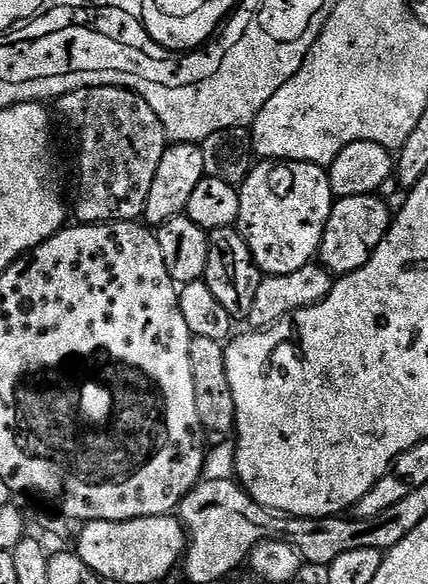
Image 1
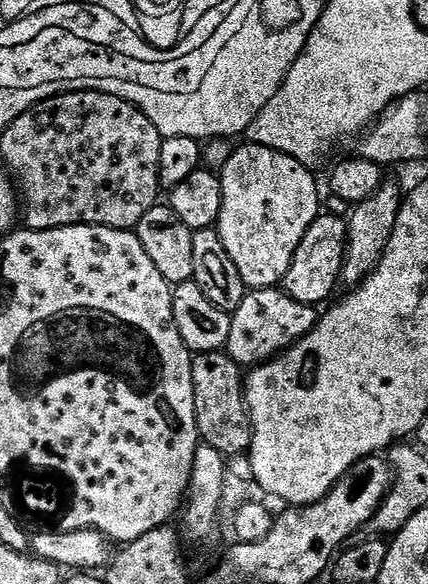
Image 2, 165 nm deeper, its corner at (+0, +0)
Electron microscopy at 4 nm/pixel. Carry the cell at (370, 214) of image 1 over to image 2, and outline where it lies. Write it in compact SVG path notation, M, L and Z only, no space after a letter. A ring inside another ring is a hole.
M321 214L306 230L294 258L290 262L290 270L286 270L282 287L294 298L294 302L320 306L323 300L333 299L332 291L340 280L340 271L344 265L344 251L348 241L348 225L336 216Z

